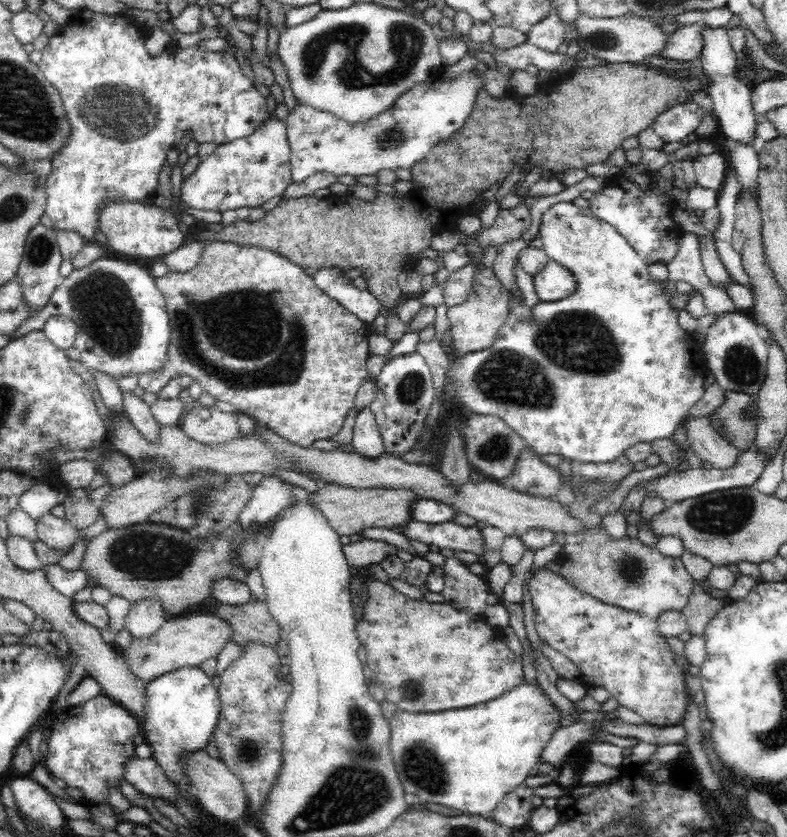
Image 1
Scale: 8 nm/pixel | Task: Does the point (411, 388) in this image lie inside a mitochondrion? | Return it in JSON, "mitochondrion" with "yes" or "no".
{"mitochondrion":"yes"}

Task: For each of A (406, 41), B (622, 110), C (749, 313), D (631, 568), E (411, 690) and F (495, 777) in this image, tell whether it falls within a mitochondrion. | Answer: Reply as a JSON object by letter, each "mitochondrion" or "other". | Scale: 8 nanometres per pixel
{"A":"mitochondrion","B":"other","C":"other","D":"mitochondrion","E":"mitochondrion","F":"other"}

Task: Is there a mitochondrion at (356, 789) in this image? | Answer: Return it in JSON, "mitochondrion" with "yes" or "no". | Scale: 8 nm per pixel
{"mitochondrion":"yes"}

